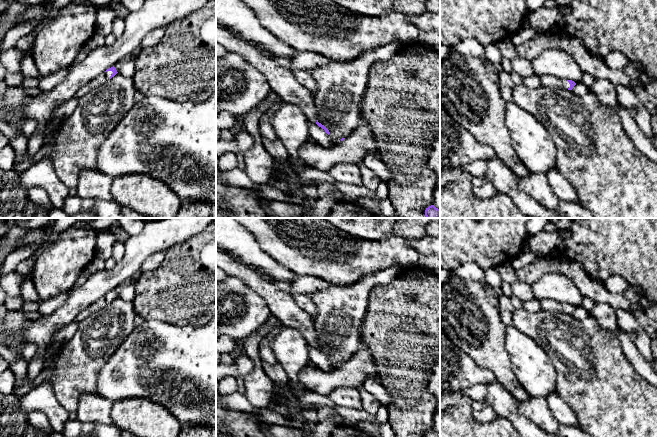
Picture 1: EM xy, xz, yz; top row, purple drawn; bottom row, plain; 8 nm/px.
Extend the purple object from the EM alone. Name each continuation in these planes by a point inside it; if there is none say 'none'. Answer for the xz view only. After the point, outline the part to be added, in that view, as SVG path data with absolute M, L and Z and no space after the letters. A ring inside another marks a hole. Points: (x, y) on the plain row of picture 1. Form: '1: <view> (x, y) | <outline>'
1: xz (283, 307) | M216 248L216 266L230 276L235 276L262 296L274 316L284 327L300 331L308 343L317 346L317 331L312 316L300 309L290 294L263 279L254 270L238 263Z

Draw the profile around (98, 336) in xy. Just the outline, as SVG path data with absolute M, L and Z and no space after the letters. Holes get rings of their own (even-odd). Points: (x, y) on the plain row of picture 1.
M117 297L105 308L79 322L74 336L62 345L57 353L58 358L51 373L42 370L33 380L26 376L23 382L15 384L14 394L22 398L34 387L49 379L58 402L67 411L77 412L79 400L83 394L98 394L97 380L100 369L134 330L136 316L133 302L126 302Z

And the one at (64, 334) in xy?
M73 321L70 324L57 330L51 338L51 341L46 345L47 349L54 346L62 346L68 342L76 333L79 326L78 321Z

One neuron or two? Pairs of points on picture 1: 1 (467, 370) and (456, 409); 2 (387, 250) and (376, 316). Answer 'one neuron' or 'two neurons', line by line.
1: two neurons
2: two neurons

